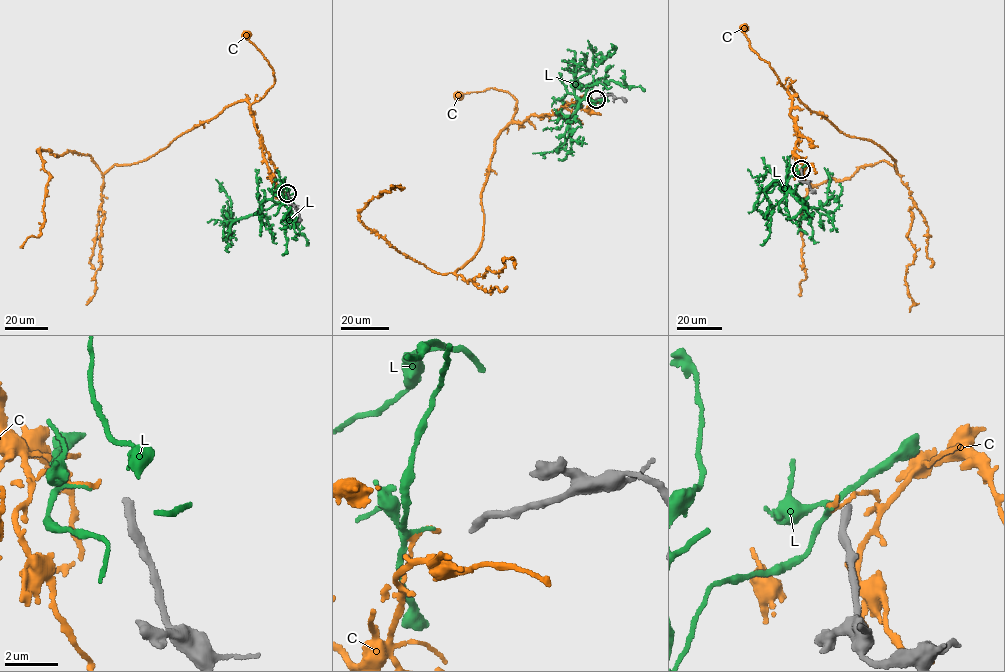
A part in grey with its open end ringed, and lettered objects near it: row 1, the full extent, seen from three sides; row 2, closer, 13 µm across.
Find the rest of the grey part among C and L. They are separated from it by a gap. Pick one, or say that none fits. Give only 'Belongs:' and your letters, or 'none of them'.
Belongs: none of them

